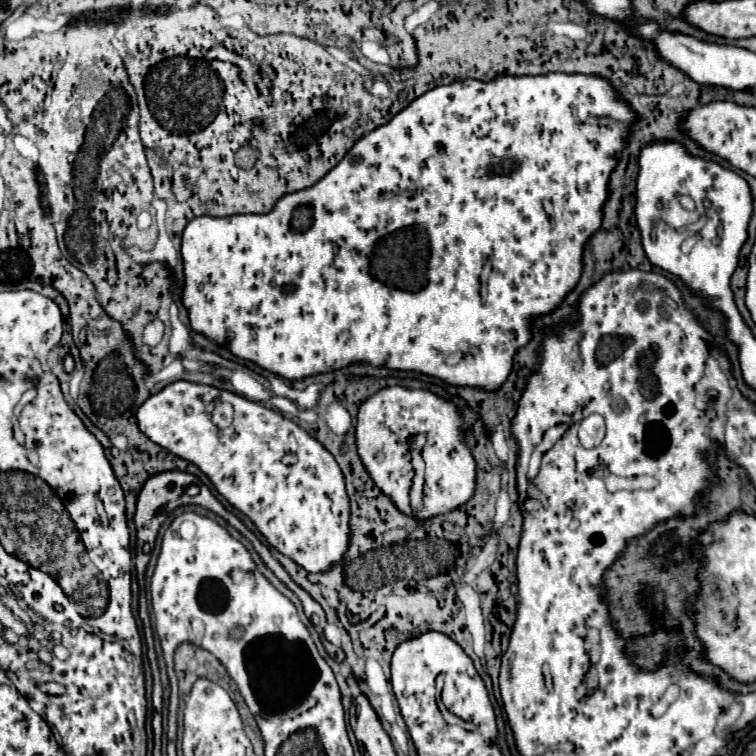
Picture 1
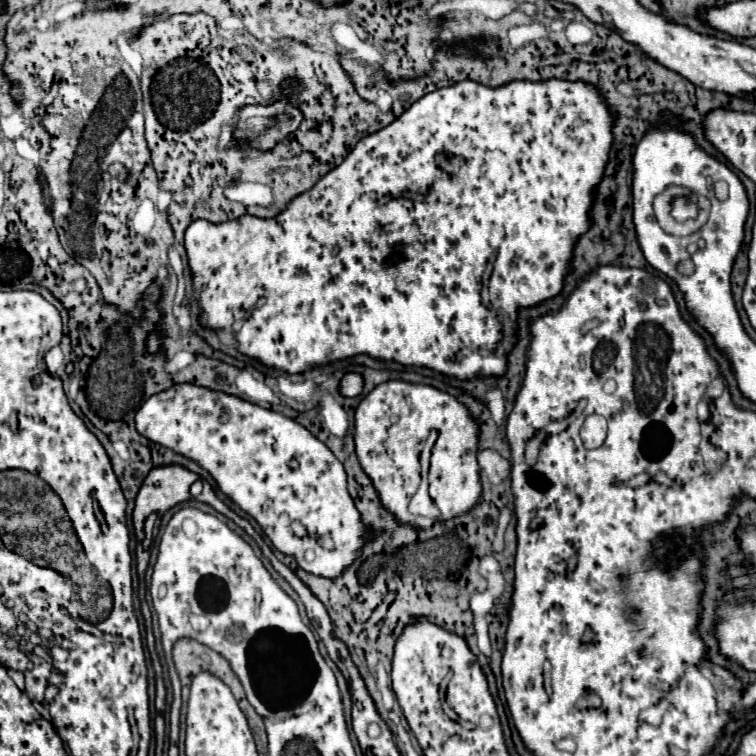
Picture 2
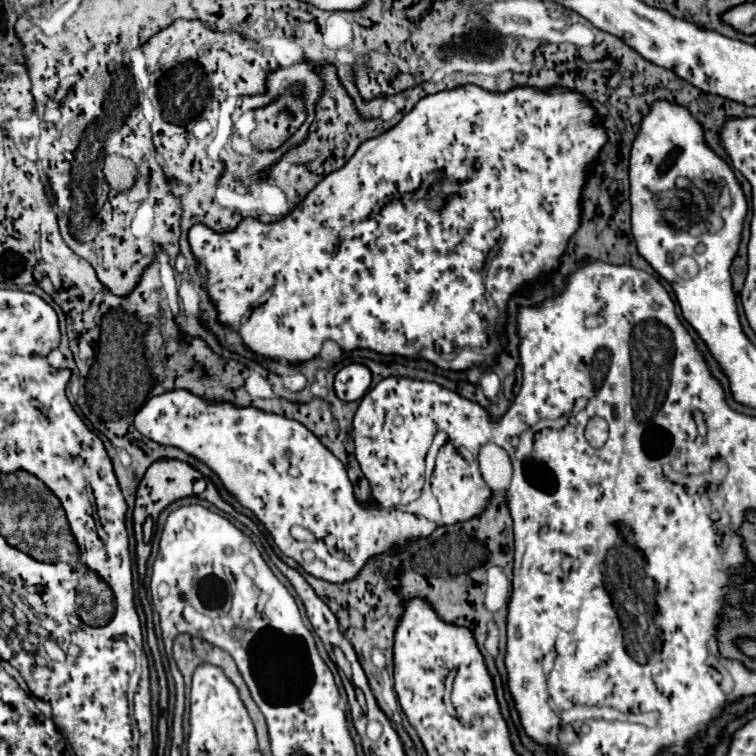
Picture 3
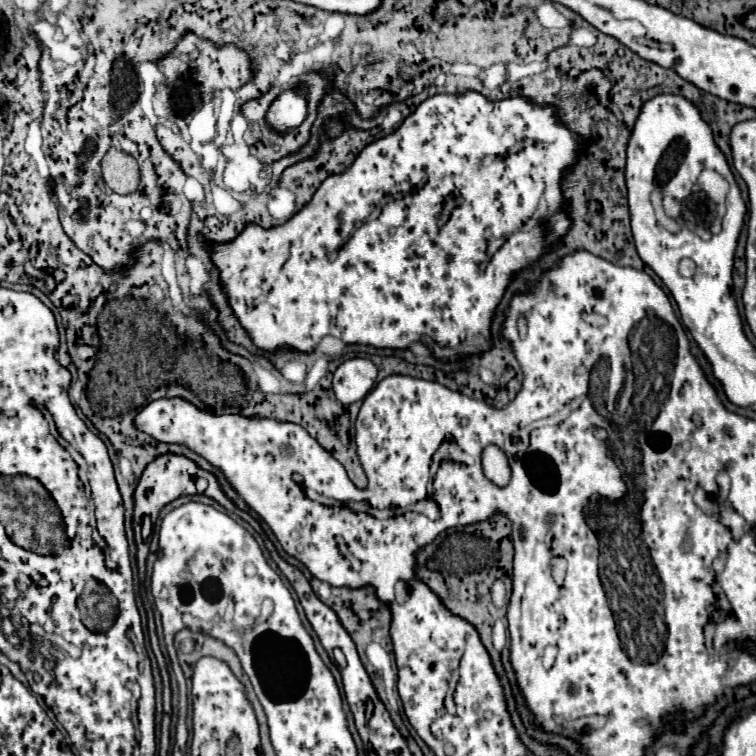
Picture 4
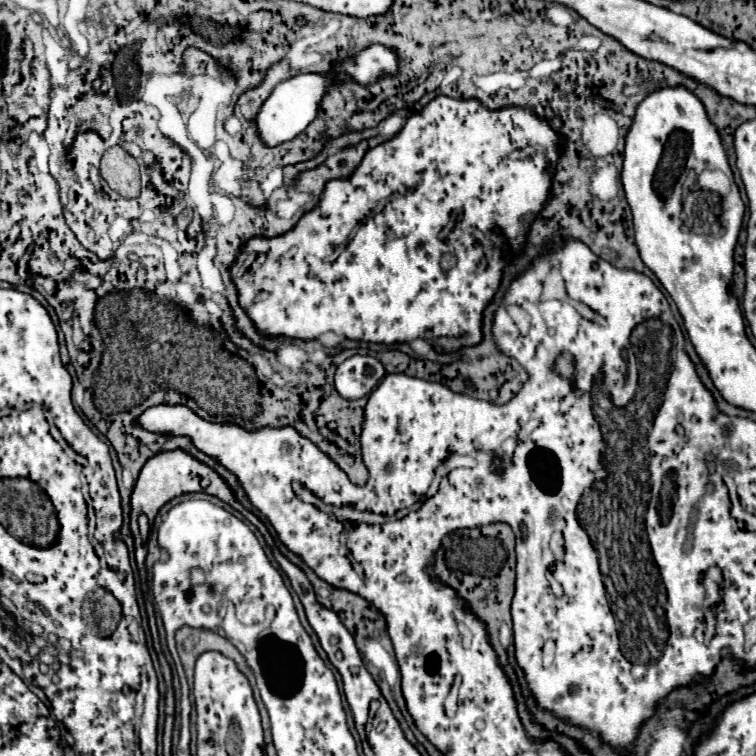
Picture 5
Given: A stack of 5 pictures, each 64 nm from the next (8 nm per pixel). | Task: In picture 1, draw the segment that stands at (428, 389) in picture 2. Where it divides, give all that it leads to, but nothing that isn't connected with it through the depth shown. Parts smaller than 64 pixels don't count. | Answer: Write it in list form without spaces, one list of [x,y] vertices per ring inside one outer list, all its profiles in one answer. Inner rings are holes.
[[[402,386],[384,388],[376,392],[374,396],[370,396],[360,406],[358,426],[356,426],[358,454],[364,460],[364,466],[368,474],[372,476],[372,480],[376,482],[376,486],[386,496],[392,496],[394,504],[400,510],[410,512],[410,499],[412,496],[417,498],[424,487],[422,516],[420,516],[420,520],[424,520],[432,514],[444,514],[468,502],[468,498],[474,494],[474,486],[476,486],[474,458],[462,440],[460,426],[462,426],[462,416],[458,408],[438,398],[436,394],[428,390],[408,390]],[[416,432],[422,432],[422,434],[410,437],[409,444],[412,449],[408,454],[408,444],[406,444],[408,436]],[[410,455],[414,469],[411,493]],[[424,462],[426,462],[426,472]]]

